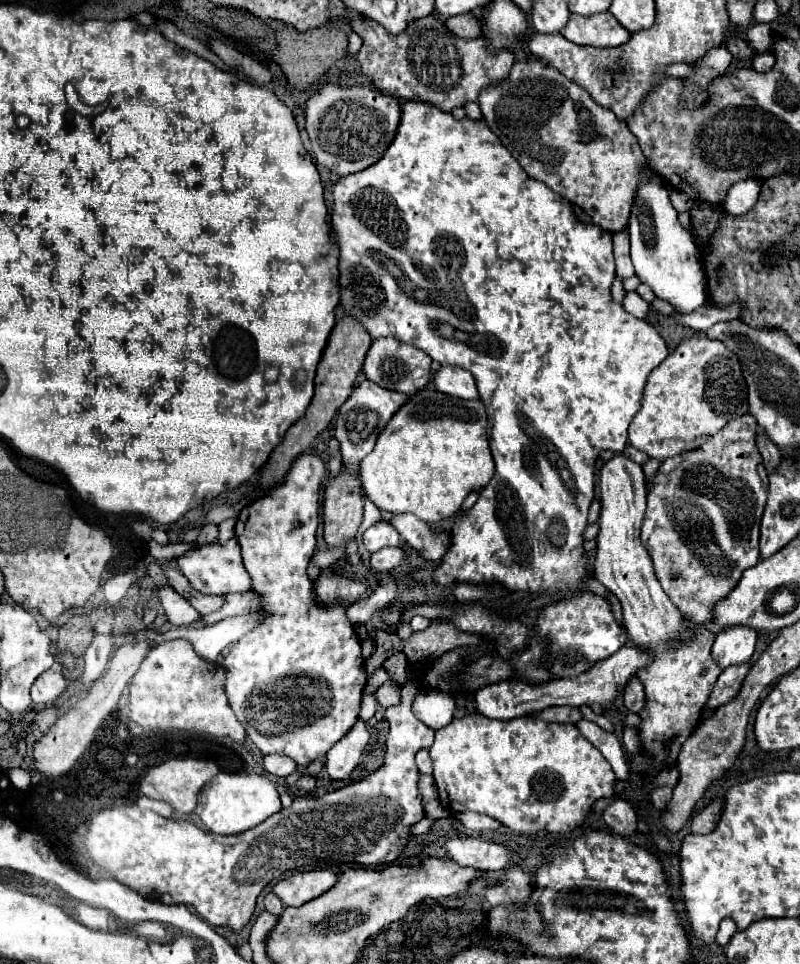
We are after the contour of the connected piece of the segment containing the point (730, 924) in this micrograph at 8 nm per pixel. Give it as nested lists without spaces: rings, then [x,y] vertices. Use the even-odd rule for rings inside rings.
[[[727,917],[727,919],[723,919],[723,921],[721,921],[721,927],[719,927],[719,933],[717,933],[717,939],[715,939],[715,941],[717,941],[719,945],[723,945],[723,947],[725,947],[725,945],[729,943],[729,939],[733,937],[733,933],[735,933],[735,931],[737,931],[735,921],[733,921],[731,917]]]

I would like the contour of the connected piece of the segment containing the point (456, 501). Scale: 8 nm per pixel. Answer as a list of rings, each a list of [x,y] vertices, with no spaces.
[[[433,387],[409,397],[409,401],[393,415],[387,427],[377,439],[377,447],[361,461],[361,485],[365,495],[381,509],[389,513],[413,513],[425,523],[435,523],[455,515],[469,491],[481,489],[493,477],[495,463],[487,437],[487,411],[481,401],[465,401]]]

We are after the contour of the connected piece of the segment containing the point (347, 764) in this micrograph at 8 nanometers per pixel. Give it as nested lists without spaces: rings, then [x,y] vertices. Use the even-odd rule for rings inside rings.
[[[359,719],[353,729],[337,741],[325,759],[325,769],[333,779],[349,779],[349,775],[359,765],[361,755],[365,753],[367,745],[371,741],[371,735],[365,727],[365,723]]]

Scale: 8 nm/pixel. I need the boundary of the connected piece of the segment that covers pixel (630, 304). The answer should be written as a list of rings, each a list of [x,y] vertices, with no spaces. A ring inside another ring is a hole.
[[[636,291],[627,292],[622,305],[627,312],[640,319],[646,318],[650,309],[650,305]]]

